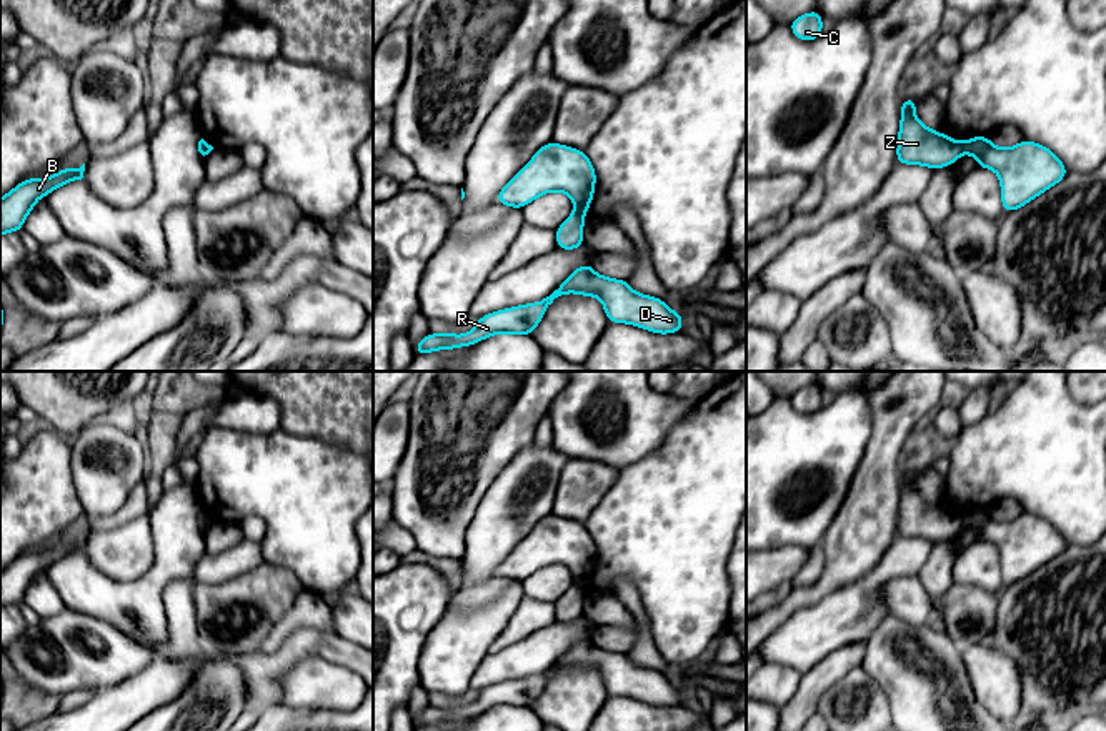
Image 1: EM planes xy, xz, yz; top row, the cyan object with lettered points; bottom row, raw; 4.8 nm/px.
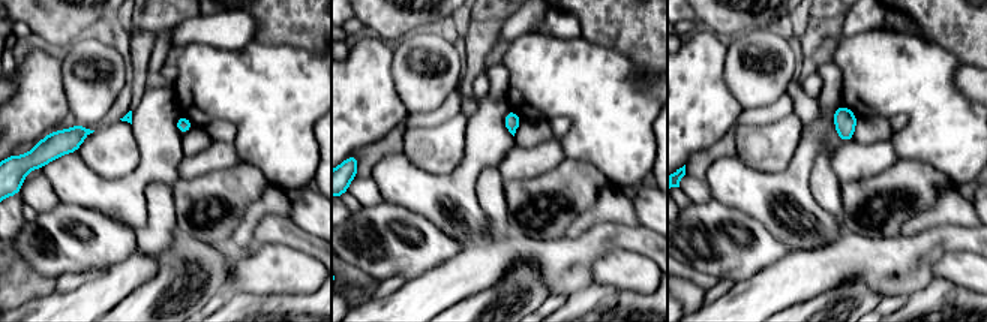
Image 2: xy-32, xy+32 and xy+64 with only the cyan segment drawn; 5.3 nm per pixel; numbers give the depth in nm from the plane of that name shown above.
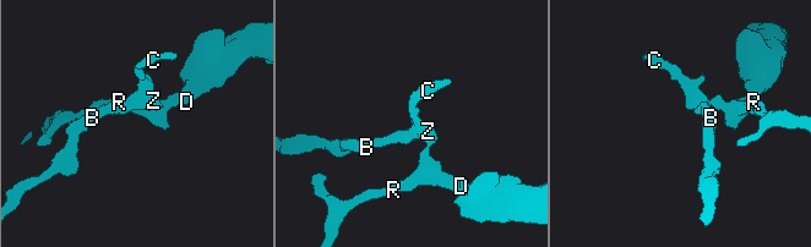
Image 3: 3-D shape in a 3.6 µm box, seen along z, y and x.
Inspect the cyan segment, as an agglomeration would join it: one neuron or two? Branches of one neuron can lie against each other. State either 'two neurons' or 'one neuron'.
two neurons

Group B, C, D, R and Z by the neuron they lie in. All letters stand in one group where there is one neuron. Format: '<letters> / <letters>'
B C Z / D R

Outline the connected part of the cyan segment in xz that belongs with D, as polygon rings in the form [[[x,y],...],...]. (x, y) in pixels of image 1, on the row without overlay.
[[[585,636],[541,674],[480,689],[478,698],[465,708],[428,706],[413,719],[413,724],[418,729],[436,723],[471,719],[500,706],[531,708],[553,673],[566,666],[596,669],[603,676],[610,696],[628,696],[660,708],[681,706],[681,696],[686,693],[670,683],[661,671],[636,666],[626,653],[601,649],[590,636]]]

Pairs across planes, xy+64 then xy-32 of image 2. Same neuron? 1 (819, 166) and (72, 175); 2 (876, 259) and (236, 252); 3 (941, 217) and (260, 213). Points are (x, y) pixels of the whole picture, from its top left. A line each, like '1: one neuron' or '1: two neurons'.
1: two neurons
2: one neuron
3: one neuron

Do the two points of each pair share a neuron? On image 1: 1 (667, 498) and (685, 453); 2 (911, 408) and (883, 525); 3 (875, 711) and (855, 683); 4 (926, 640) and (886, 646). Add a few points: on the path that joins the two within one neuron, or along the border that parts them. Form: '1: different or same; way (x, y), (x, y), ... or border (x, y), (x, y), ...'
1: same; way (678, 487), (685, 480), (685, 465)
2: same; way (888, 437), (883, 450), (883, 497)
3: same; way (868, 705), (856, 690)
4: same; way (916, 646), (896, 646)

